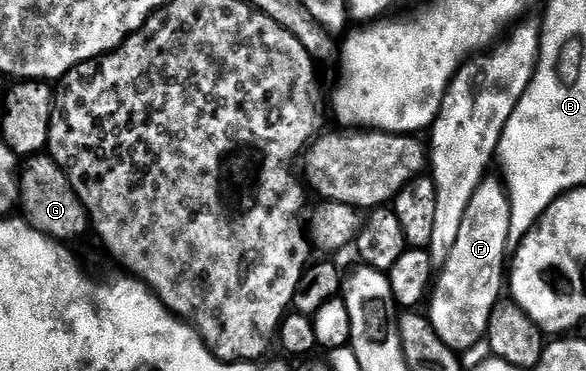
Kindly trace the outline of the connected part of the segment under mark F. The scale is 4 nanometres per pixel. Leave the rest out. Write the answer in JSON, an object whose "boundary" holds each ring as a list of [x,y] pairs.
{"boundary":[[[487,177],[472,193],[472,201],[468,201],[468,210],[464,212],[464,221],[460,225],[460,234],[456,237],[456,246],[448,253],[448,261],[441,264],[428,299],[428,318],[432,329],[440,333],[440,341],[454,351],[465,353],[478,342],[486,339],[486,331],[490,327],[490,318],[494,308],[498,306],[504,295],[504,284],[508,279],[508,252],[511,250],[510,230],[512,229],[512,209],[510,193],[501,178]]]}

